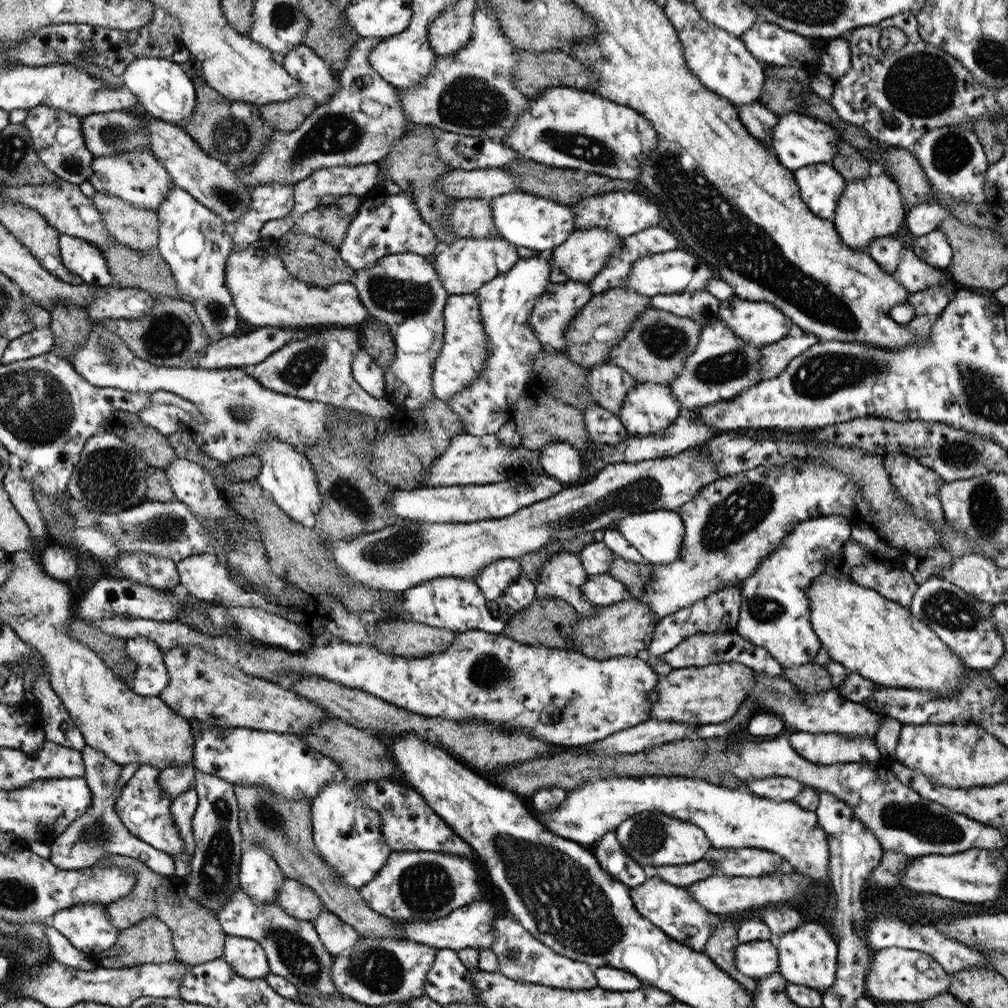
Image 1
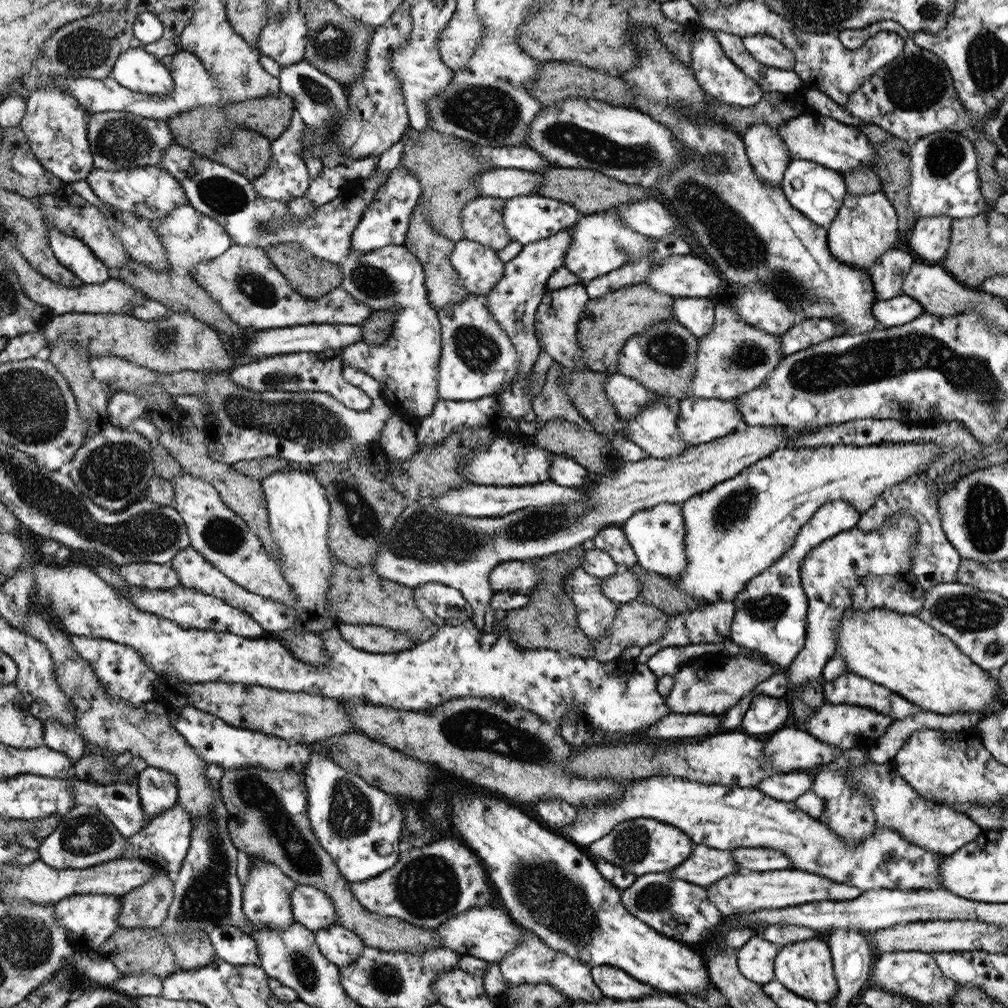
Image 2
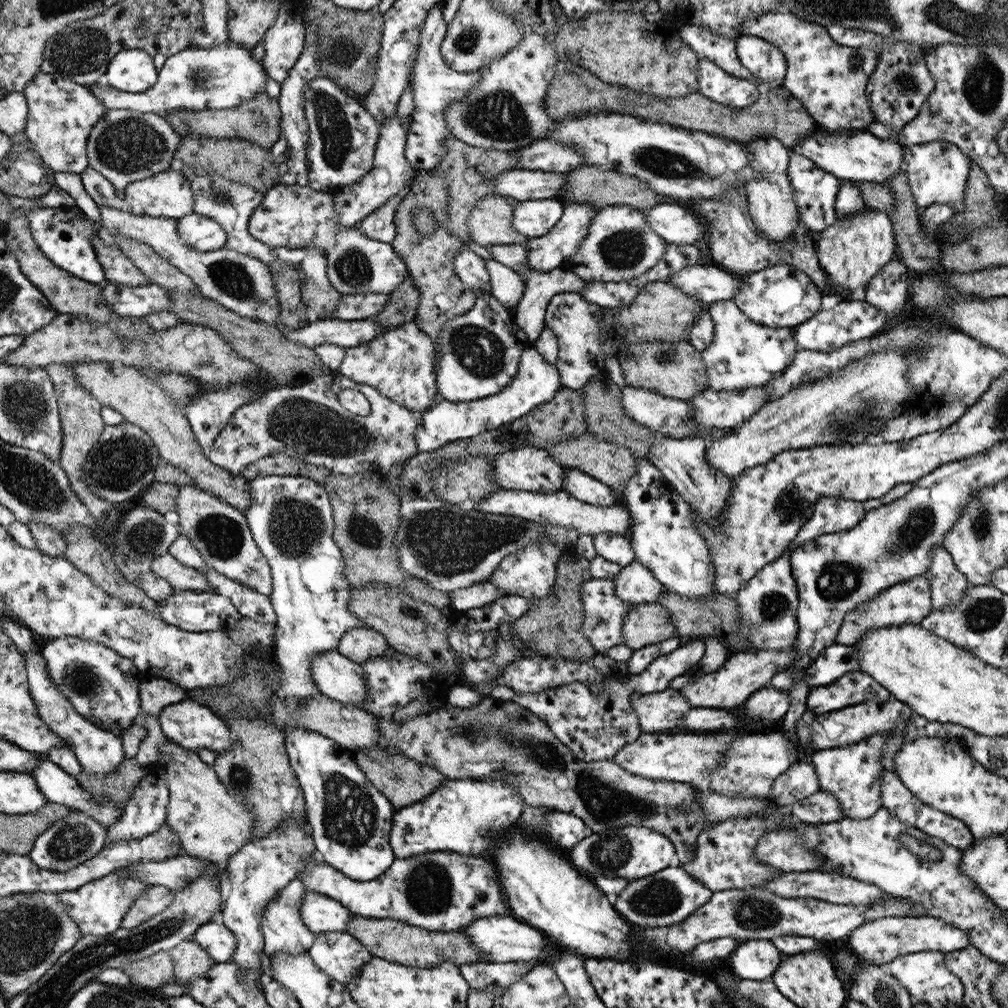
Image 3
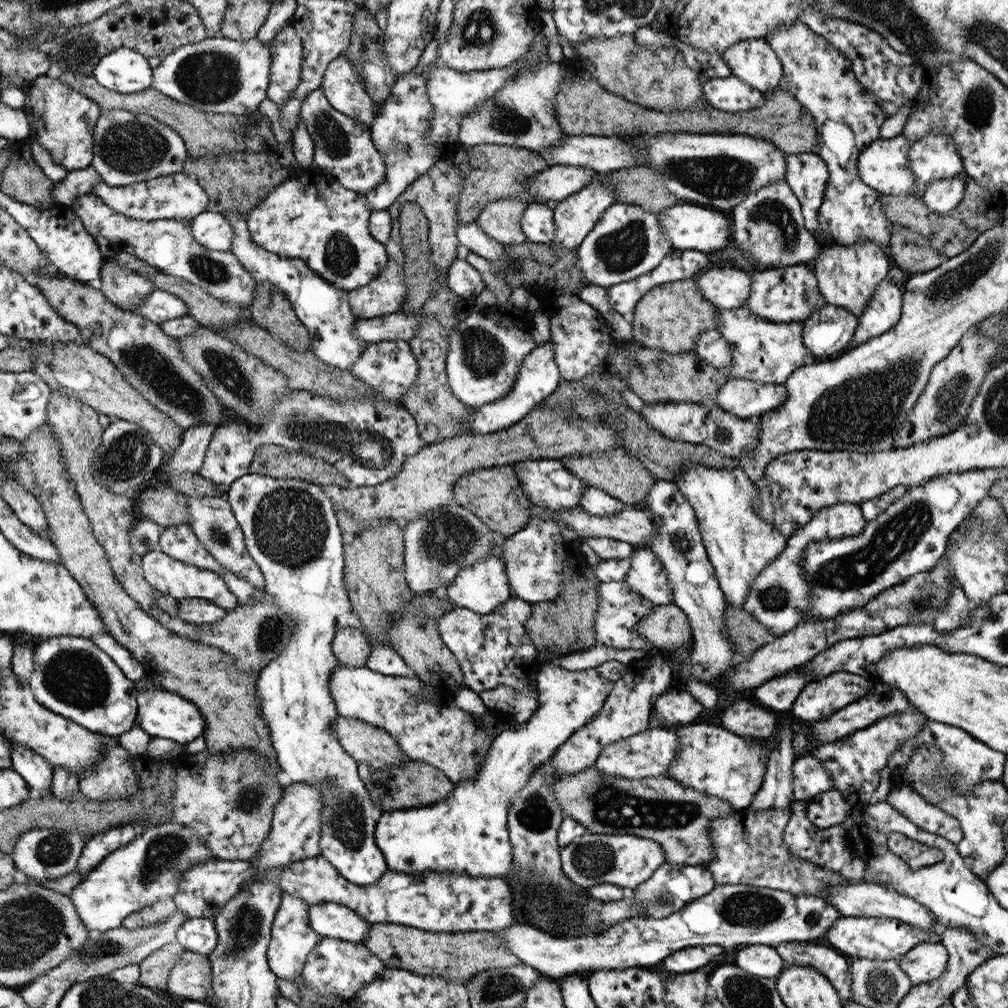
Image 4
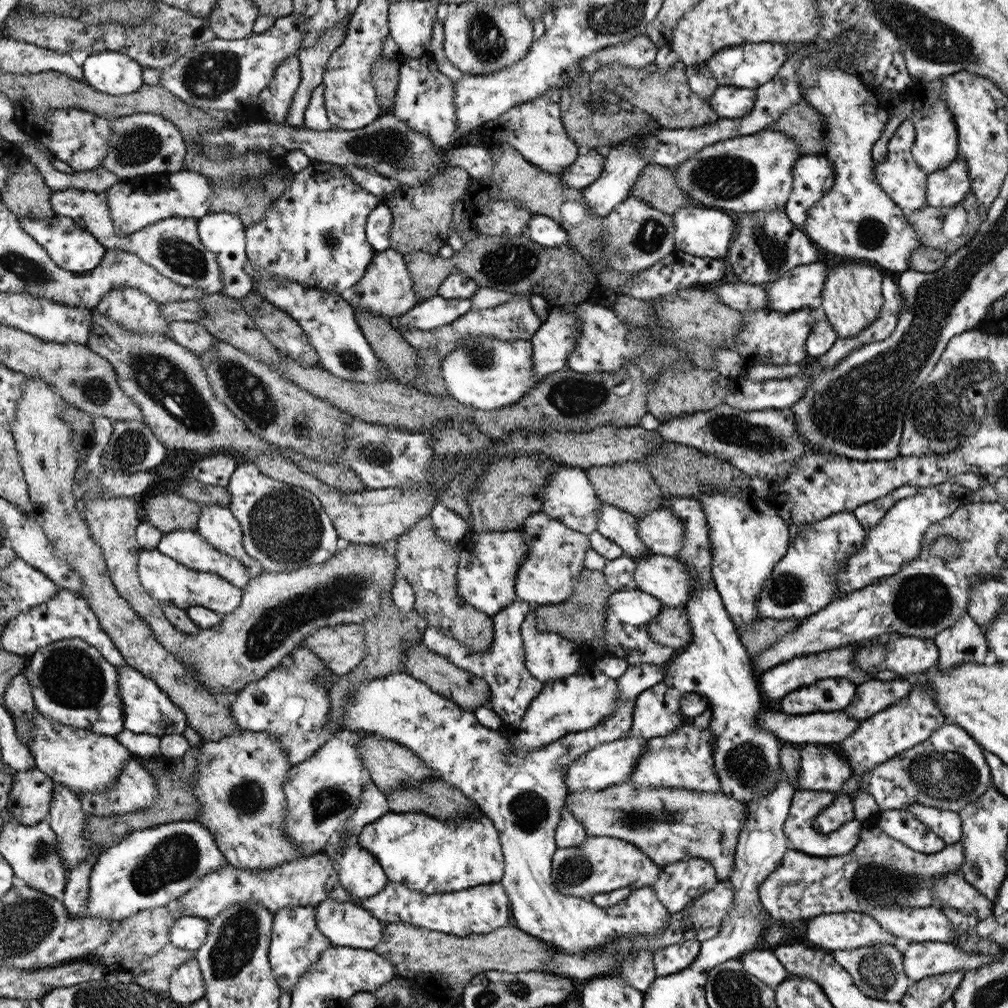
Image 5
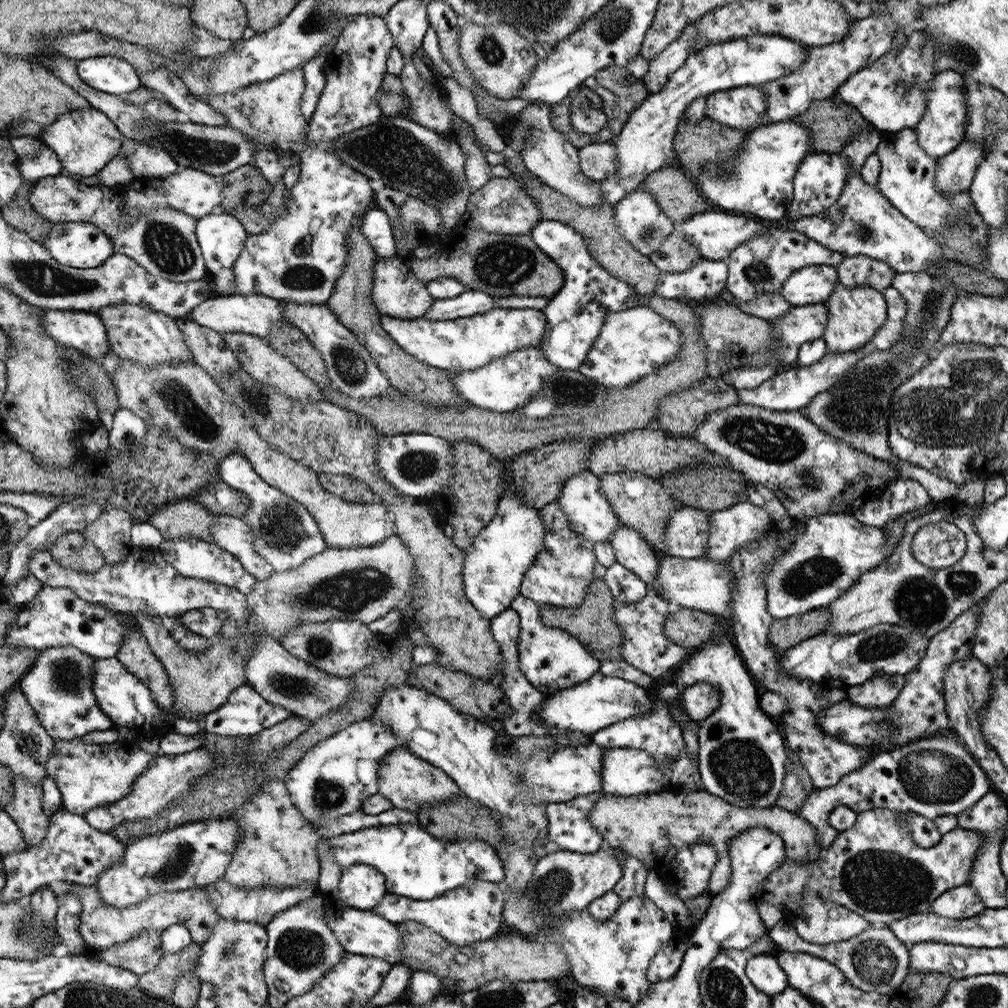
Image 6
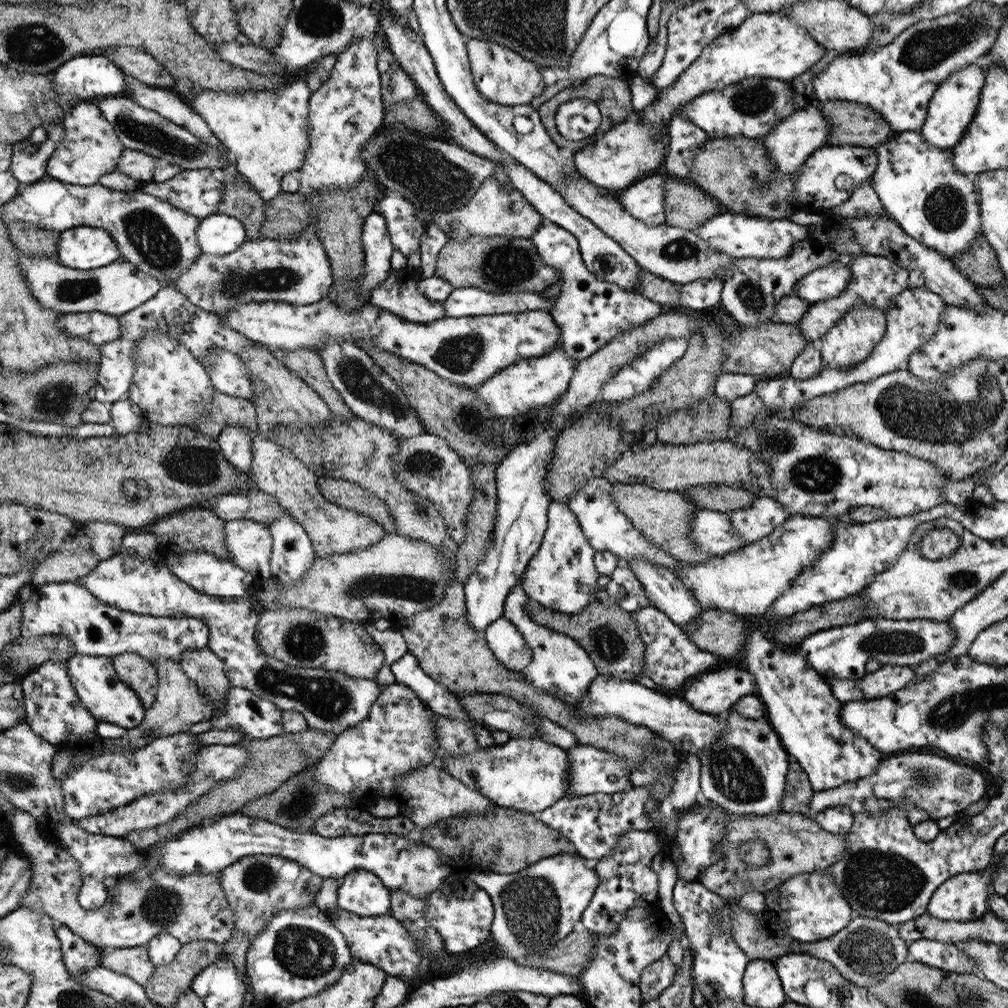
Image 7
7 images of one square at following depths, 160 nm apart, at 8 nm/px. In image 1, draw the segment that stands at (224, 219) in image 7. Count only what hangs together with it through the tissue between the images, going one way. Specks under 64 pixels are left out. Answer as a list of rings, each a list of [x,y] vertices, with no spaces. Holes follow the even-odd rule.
[[[177,186],[171,188],[168,197],[157,211],[159,217],[158,252],[167,262],[179,289],[186,296],[186,300],[192,303],[198,311],[199,319],[212,342],[231,337],[240,326],[238,322],[240,311],[238,311],[239,308],[234,307],[234,299],[226,283],[226,264],[228,255],[233,251],[233,236],[225,230],[224,224],[218,222],[218,215],[214,211],[200,204],[188,192]]]

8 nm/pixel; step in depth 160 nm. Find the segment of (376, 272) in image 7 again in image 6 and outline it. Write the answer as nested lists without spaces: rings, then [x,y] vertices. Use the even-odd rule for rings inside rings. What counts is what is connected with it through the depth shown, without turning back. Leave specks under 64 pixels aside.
[[[370,209],[362,217],[362,234],[369,240],[379,258],[396,256],[395,234],[390,217],[381,209]]]

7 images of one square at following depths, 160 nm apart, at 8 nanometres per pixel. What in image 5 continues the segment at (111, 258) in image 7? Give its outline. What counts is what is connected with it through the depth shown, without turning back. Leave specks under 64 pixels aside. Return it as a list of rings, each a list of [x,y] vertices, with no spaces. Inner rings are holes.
[[[54,214],[50,218],[32,219],[32,218],[19,218],[23,229],[28,234],[35,238],[35,241],[40,243],[47,249],[47,253],[64,270],[69,270],[72,273],[89,274],[91,270],[98,268],[106,256],[106,247],[84,227],[81,227],[75,219],[66,216],[58,216]]]

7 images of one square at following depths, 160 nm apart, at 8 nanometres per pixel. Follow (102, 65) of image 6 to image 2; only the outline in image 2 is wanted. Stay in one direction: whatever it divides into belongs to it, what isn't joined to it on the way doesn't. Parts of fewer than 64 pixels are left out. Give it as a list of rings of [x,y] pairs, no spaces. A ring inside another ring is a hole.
[[[141,48],[122,52],[114,64],[111,77],[128,90],[142,94],[167,97],[176,90],[172,72]]]

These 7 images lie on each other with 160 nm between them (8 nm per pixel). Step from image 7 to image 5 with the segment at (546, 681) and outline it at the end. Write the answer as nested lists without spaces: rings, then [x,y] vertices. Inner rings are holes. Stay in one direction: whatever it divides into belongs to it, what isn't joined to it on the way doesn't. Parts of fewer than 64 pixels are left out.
[[[530,604],[531,609],[527,612],[526,618],[520,627],[522,643],[524,643],[525,667],[528,672],[541,681],[557,680],[557,678],[566,678],[571,674],[576,674],[585,663],[580,659],[577,648],[574,647],[572,640],[564,638],[562,635],[543,633],[536,628],[535,609],[536,606]]]

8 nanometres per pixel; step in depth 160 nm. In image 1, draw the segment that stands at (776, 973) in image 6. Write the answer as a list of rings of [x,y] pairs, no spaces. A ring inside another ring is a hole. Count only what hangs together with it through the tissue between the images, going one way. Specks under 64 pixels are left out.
[[[775,940],[742,942],[736,947],[737,969],[756,981],[779,970]]]

